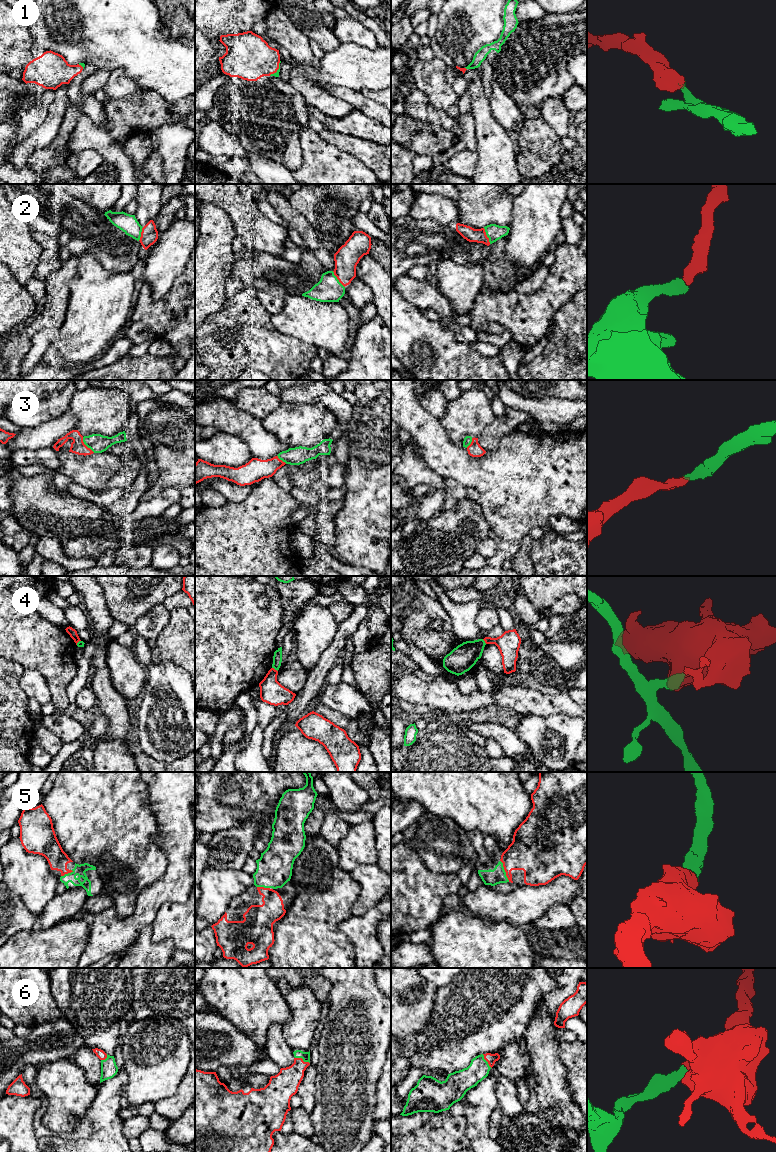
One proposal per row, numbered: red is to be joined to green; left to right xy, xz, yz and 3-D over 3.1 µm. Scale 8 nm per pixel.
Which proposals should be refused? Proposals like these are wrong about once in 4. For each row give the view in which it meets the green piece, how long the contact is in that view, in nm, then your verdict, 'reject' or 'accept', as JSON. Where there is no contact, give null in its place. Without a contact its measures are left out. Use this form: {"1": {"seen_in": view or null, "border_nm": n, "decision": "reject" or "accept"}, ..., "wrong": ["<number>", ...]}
{"1": {"seen_in": "xz", "border_nm": 150, "decision": "accept"}, "2": {"seen_in": "xz", "border_nm": 170, "decision": "accept"}, "3": {"seen_in": "xy", "border_nm": 160, "decision": "accept"}, "4": {"seen_in": "xz", "border_nm": 60, "decision": "reject"}, "5": {"seen_in": "yz", "border_nm": 190, "decision": "accept"}, "6": {"seen_in": "xz", "border_nm": 130, "decision": "accept"}, "wrong": ["4"]}

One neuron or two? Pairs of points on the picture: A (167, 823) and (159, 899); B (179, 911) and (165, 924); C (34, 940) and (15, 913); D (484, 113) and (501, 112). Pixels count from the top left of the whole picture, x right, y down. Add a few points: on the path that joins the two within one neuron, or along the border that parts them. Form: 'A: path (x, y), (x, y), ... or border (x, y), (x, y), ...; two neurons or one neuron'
A: path (175, 842), (175, 880); one neuron
B: path (176, 914), (168, 922); one neuron
C: border (36, 926), (15, 933), (10, 937); two neurons
D: border (488, 98), (493, 117), (506, 131); two neurons

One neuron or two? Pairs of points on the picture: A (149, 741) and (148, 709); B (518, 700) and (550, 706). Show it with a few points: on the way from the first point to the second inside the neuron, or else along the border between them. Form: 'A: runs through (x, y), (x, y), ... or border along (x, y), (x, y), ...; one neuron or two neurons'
A: runs through (149, 733), (149, 717); one neuron
B: runs through (526, 700), (542, 705); one neuron

